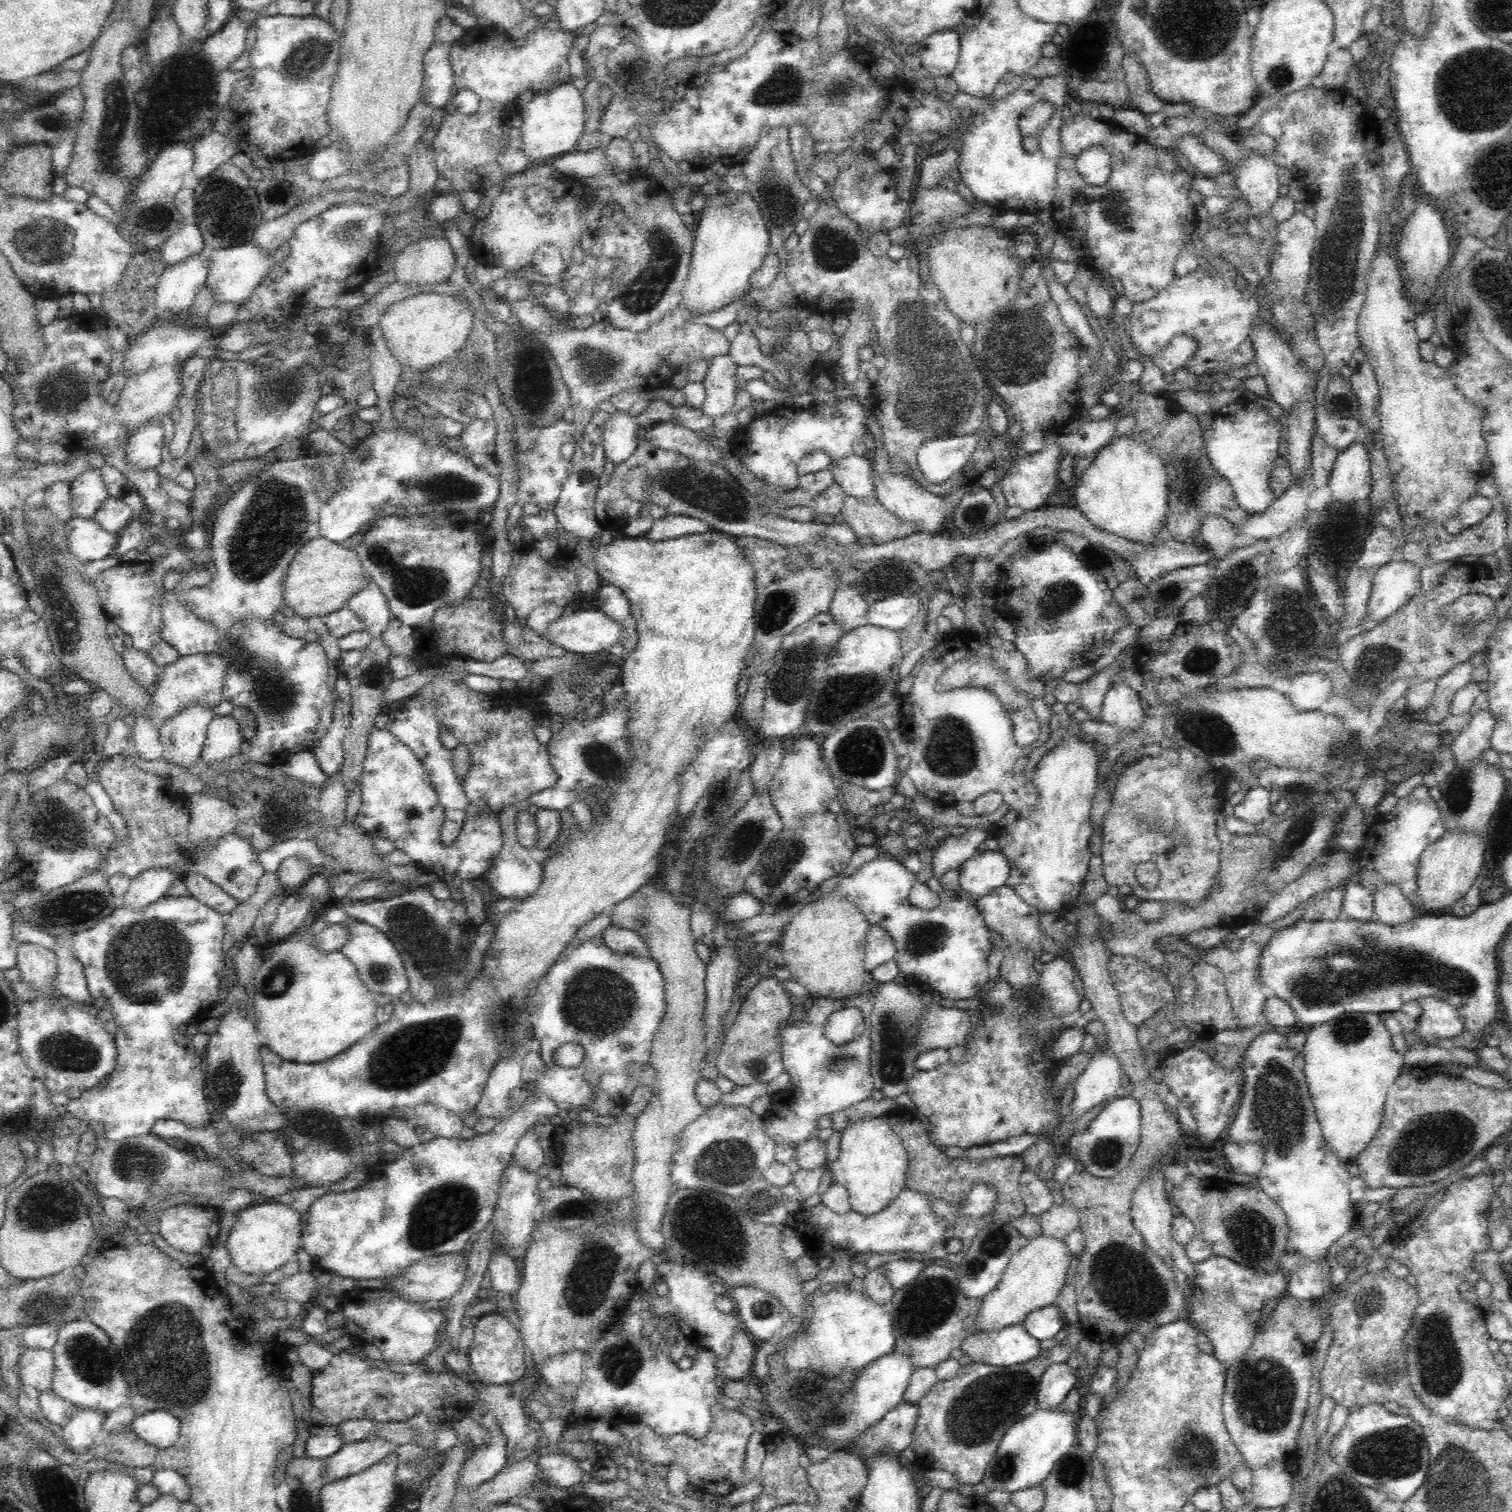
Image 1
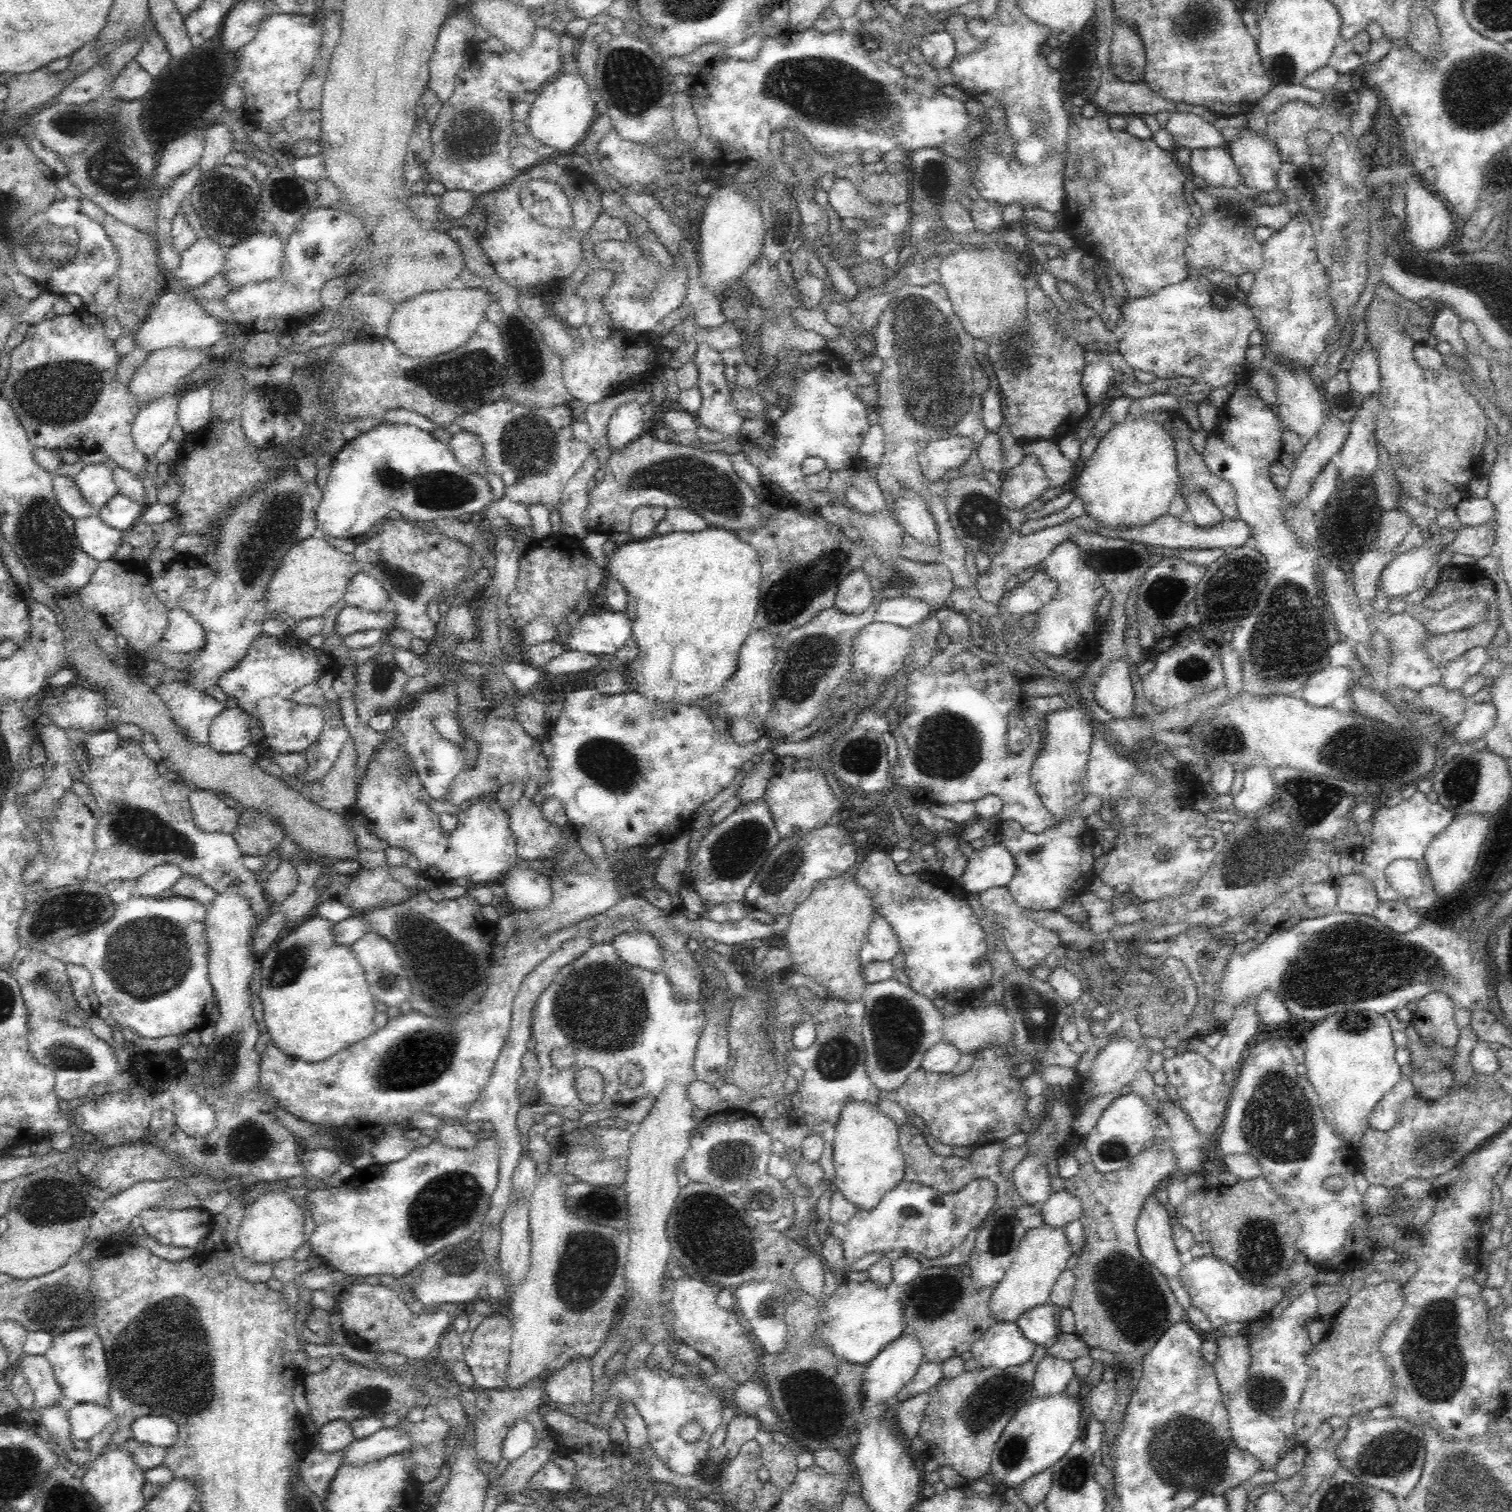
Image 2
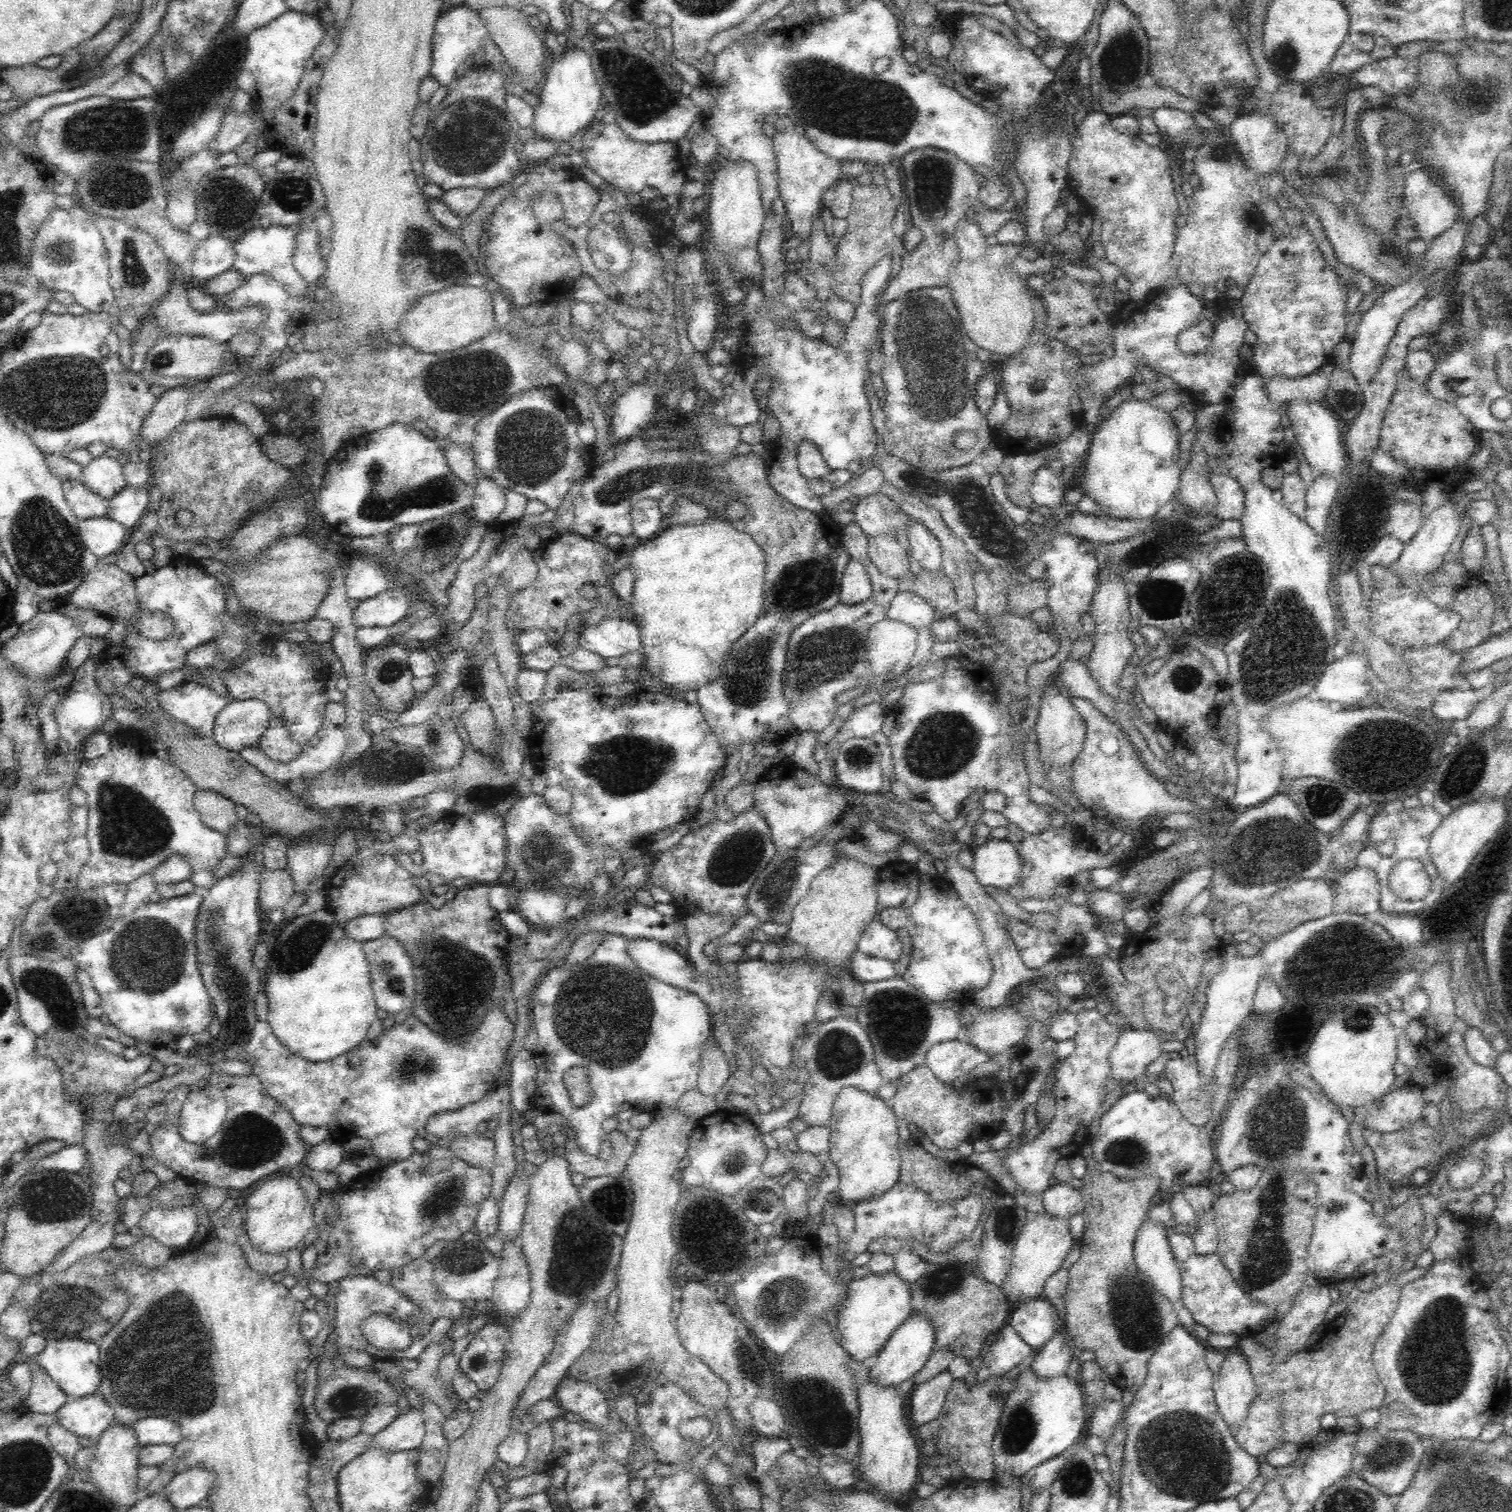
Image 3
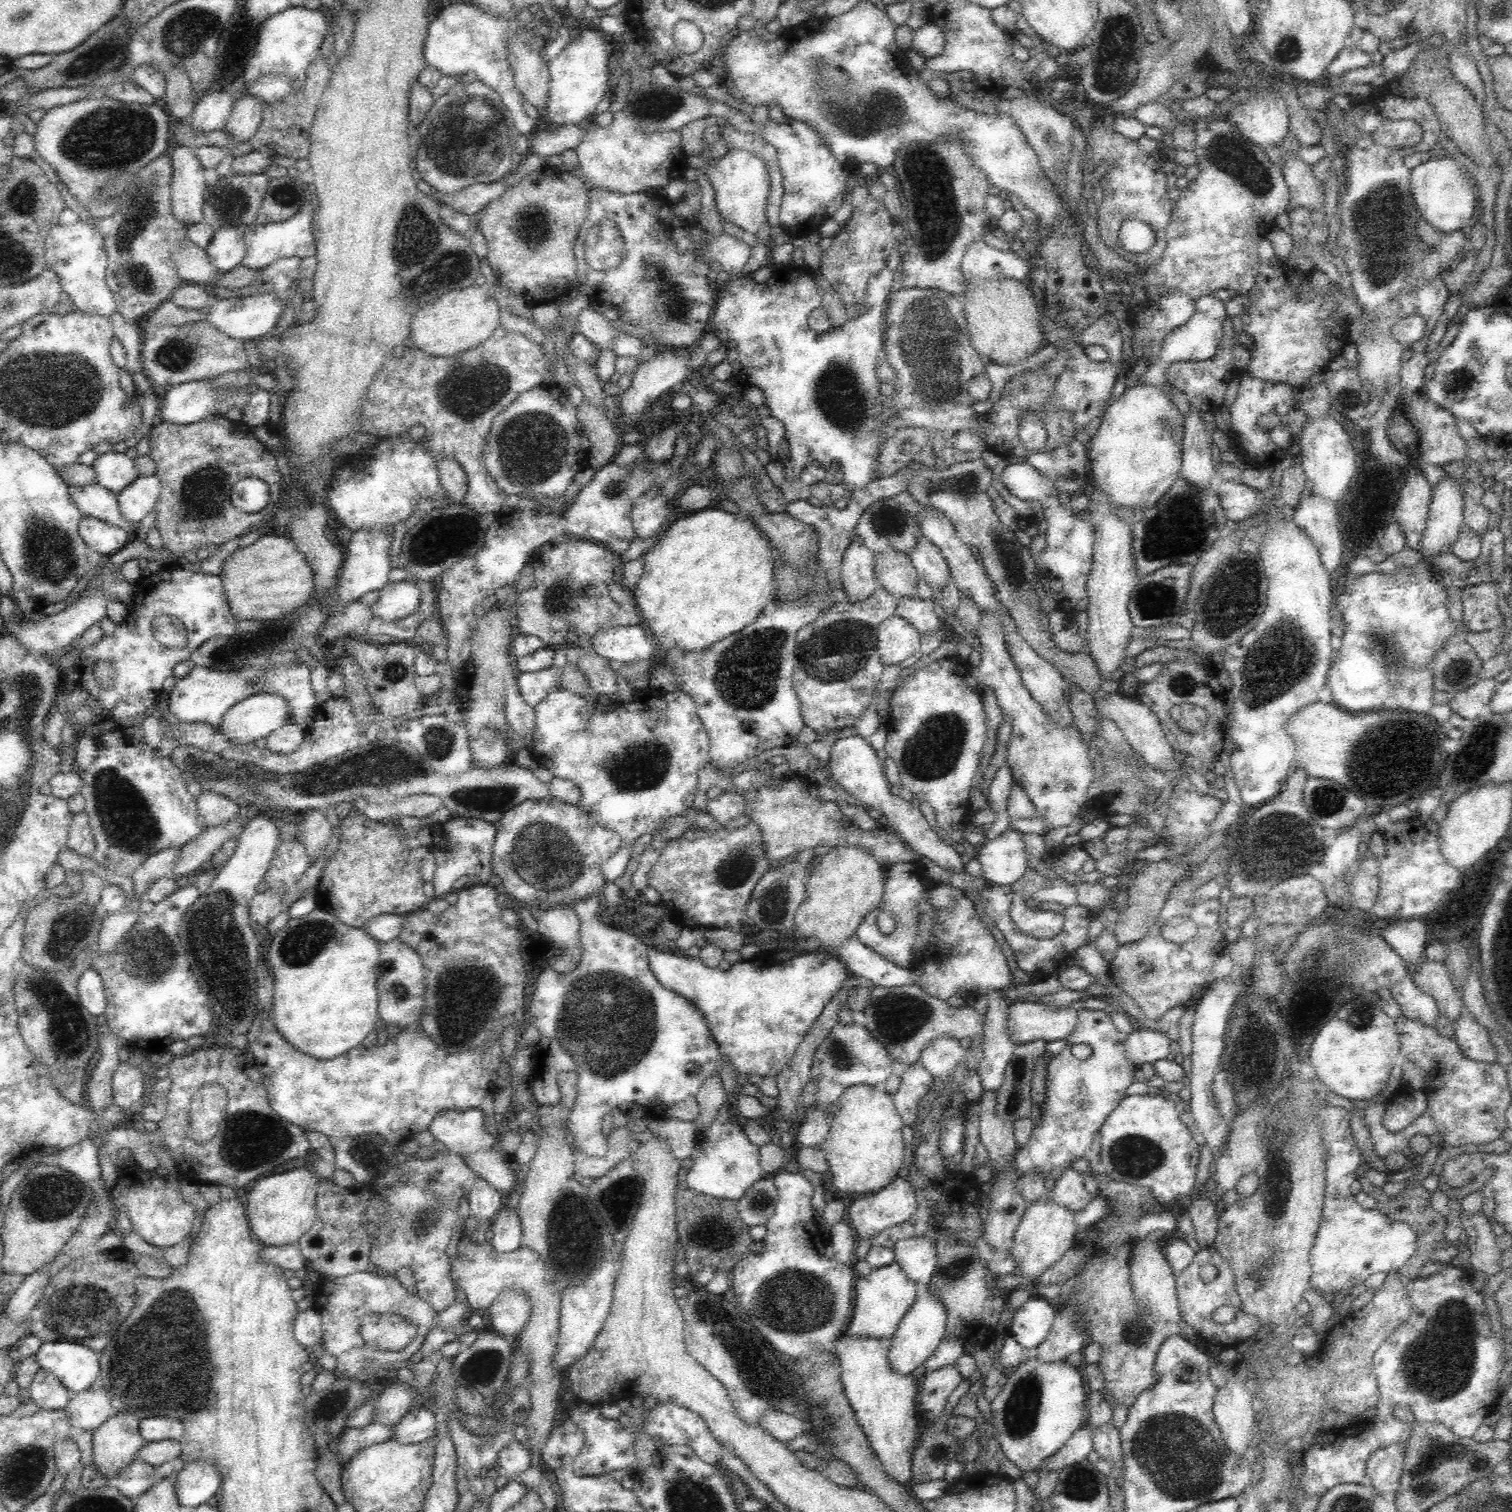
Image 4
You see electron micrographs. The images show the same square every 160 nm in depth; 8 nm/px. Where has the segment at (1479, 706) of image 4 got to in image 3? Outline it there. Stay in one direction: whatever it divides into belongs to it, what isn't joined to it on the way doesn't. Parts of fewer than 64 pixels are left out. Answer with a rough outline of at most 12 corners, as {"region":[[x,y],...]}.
{"region":[[1444,690],[1430,712],[1440,720],[1466,720],[1478,697],[1468,690]]}

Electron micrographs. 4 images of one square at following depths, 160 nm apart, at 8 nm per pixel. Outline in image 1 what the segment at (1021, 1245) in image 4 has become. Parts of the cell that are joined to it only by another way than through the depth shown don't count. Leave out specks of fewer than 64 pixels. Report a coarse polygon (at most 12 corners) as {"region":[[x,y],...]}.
{"region":[[1031,1240],[981,1300],[978,1332],[1053,1305],[1071,1273],[1063,1241]]}

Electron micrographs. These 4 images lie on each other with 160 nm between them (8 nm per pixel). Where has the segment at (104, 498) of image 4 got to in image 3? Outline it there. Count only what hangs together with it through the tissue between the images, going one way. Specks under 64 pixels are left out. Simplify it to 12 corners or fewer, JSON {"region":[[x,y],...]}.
{"region":[[64,480],[66,502],[78,520],[106,517],[109,499],[82,480]]}

